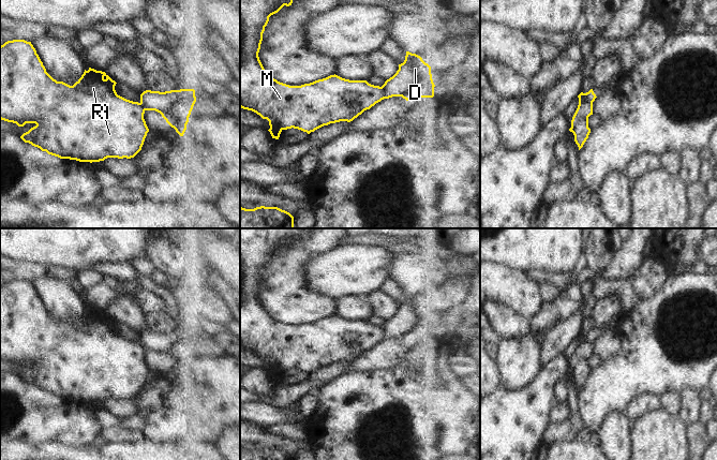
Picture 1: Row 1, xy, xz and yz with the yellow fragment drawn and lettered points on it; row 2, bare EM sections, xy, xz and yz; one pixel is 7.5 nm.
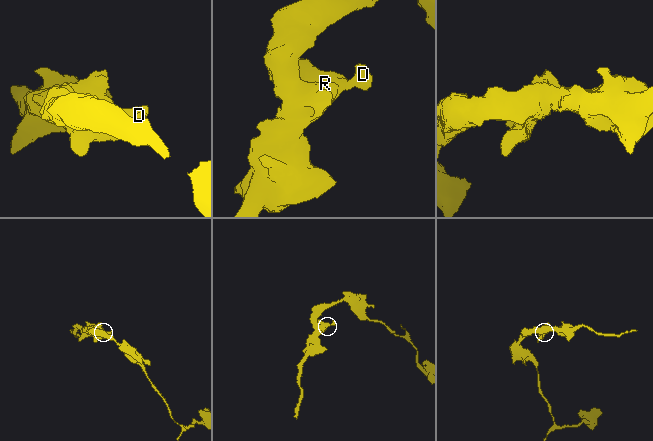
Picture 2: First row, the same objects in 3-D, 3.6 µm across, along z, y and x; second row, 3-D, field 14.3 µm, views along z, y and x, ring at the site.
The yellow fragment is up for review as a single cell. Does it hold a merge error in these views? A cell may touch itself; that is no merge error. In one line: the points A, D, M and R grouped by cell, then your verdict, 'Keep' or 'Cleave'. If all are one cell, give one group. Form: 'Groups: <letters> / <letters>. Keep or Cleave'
Groups: A M R / D. Cleave.

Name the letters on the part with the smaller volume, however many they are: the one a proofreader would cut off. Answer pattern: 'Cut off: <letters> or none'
Cut off: D.

